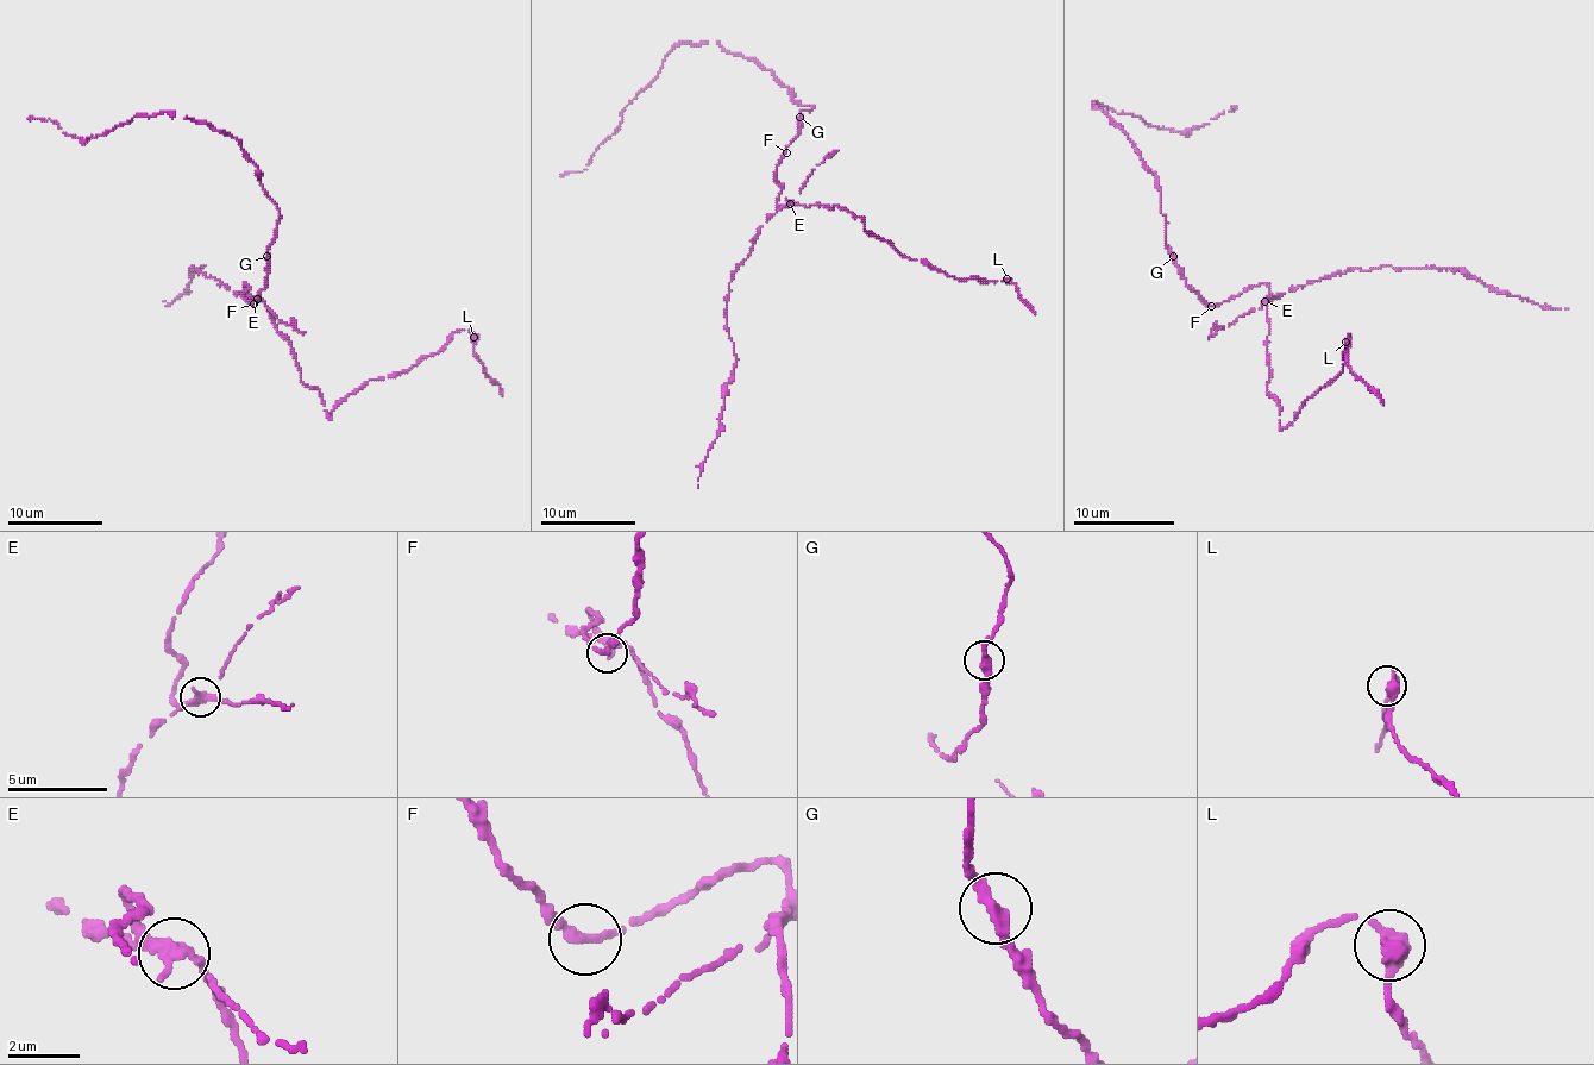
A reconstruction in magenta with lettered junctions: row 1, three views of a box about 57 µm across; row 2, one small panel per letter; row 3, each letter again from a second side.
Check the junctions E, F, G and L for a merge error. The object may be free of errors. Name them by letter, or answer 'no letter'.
E

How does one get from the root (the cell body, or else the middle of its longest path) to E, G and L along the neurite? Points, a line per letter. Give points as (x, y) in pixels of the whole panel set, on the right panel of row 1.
E: (1209, 306), (1229, 301), (1262, 283), (1269, 288), (1265, 301)
G: (1209, 306), (1186, 283), (1173, 256)
L: (1209, 306), (1262, 283), (1269, 288), (1267, 389), (1279, 405), (1282, 427), (1343, 369), (1345, 342)

